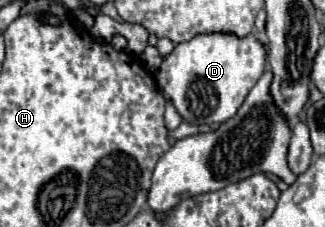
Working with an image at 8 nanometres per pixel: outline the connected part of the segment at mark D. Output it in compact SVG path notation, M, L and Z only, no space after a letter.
M230 32L198 34L162 58L156 72L160 92L170 98L182 120L190 124L222 124L242 106L250 88L258 82L266 66L266 46L252 34L238 38Z

